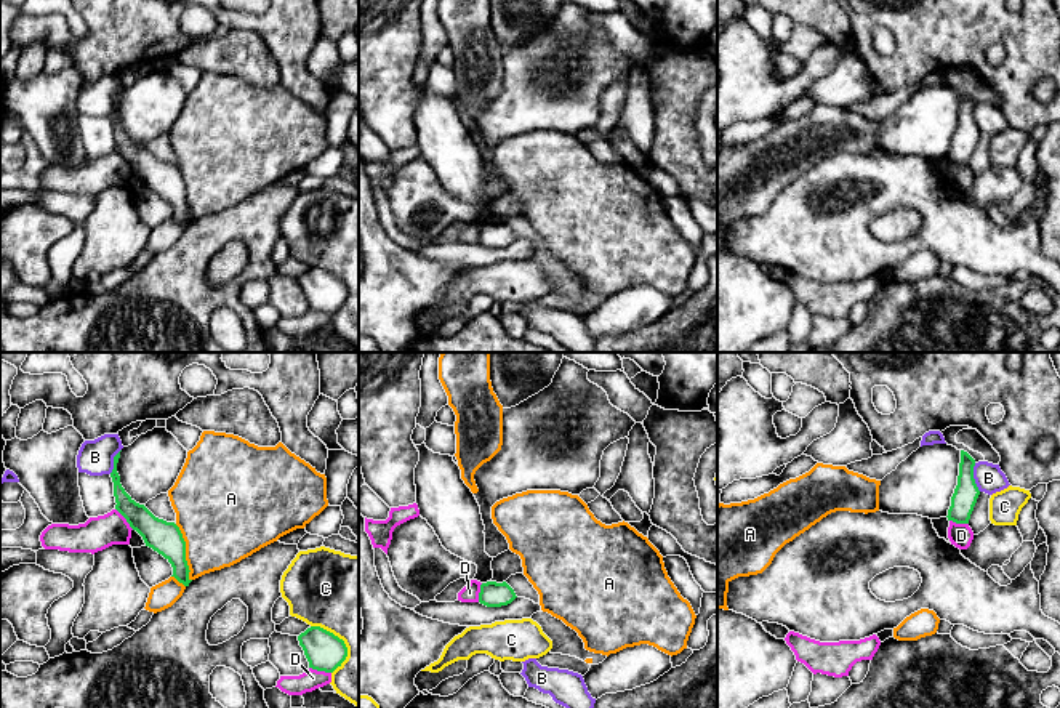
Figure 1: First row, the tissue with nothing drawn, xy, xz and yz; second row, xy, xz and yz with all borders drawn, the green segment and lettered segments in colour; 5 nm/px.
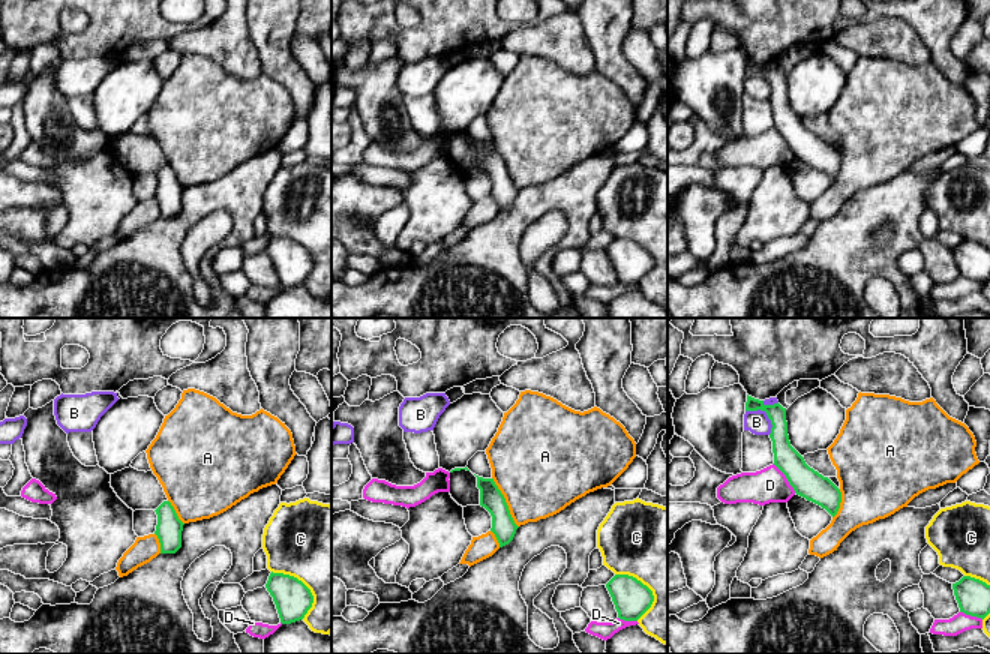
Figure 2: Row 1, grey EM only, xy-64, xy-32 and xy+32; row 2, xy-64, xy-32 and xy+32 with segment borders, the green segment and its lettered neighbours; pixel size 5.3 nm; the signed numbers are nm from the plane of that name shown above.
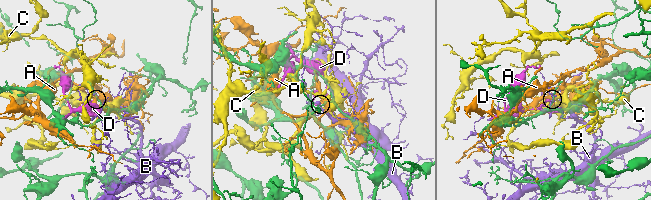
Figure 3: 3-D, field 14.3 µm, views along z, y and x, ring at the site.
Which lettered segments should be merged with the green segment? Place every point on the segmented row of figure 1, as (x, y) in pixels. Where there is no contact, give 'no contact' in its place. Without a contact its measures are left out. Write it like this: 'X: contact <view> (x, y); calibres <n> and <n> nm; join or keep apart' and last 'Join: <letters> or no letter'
A: contact xy (184, 553); calibres 160 and 420 nm; keep apart
B: contact yz (972, 478); calibres 120 and 140 nm; keep apart
C: contact xy (343, 641); calibres 190 and 440 nm; keep apart
D: contact xy (321, 670); calibres 190 and 100 nm; keep apart
Join: no letter

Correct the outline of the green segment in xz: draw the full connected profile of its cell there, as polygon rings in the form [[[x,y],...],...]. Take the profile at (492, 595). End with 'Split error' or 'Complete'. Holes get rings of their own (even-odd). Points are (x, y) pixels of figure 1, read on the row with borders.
[[[487,581],[480,585],[479,602],[487,607],[508,605],[516,599],[514,589],[506,583]]]. Complete

